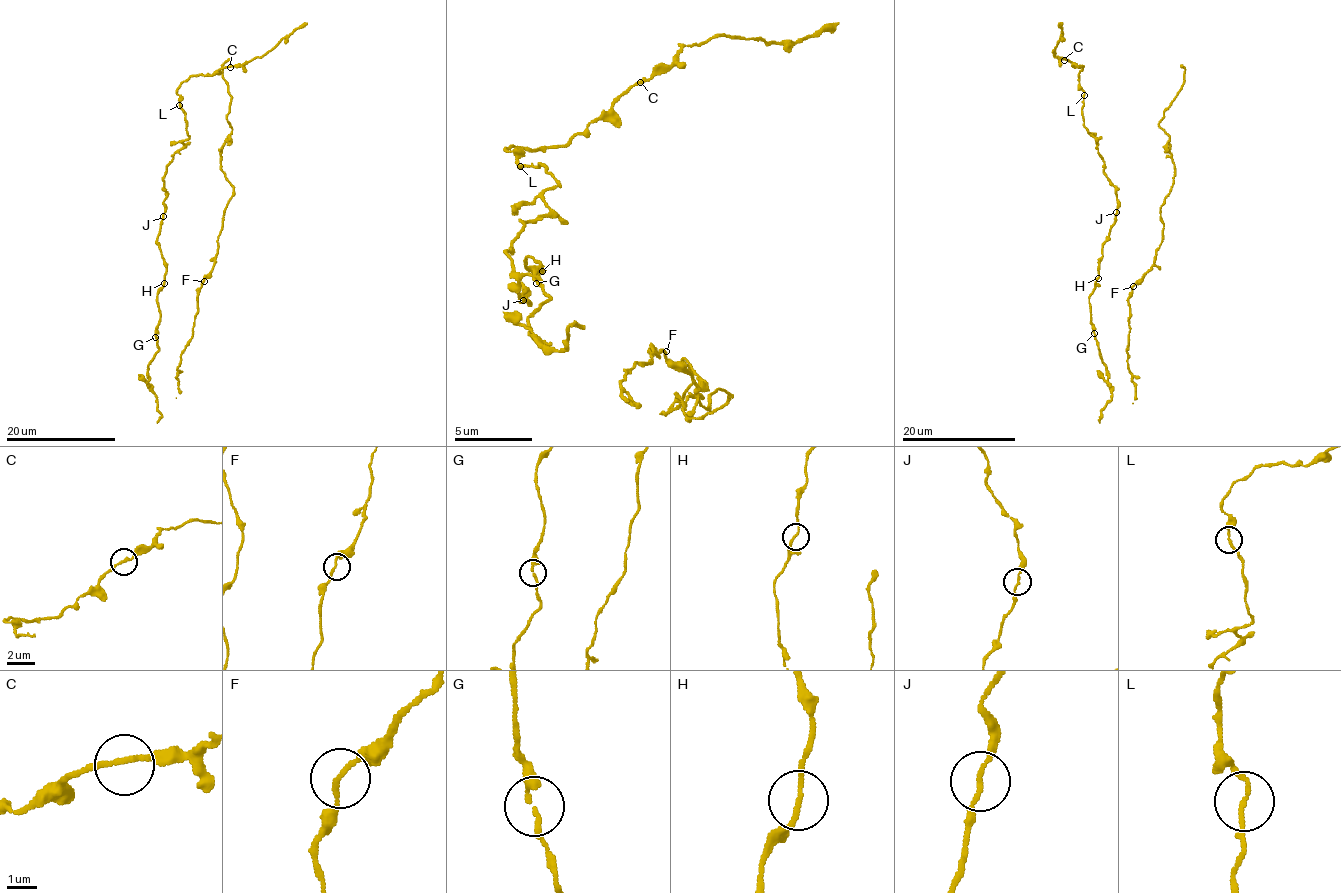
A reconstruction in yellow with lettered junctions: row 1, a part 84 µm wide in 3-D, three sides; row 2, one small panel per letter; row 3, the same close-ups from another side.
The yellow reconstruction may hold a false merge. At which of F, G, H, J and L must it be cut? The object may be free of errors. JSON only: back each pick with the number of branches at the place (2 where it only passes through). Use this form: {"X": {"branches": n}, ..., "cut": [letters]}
{"cut": []}

